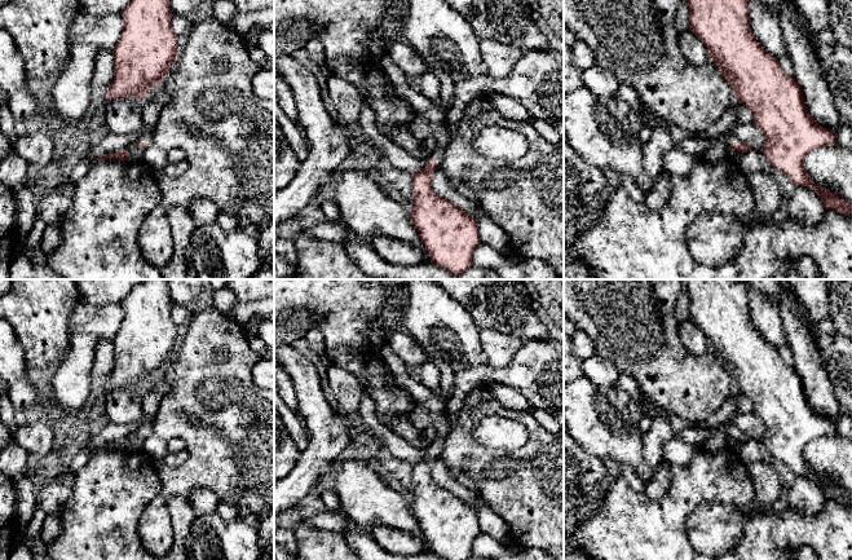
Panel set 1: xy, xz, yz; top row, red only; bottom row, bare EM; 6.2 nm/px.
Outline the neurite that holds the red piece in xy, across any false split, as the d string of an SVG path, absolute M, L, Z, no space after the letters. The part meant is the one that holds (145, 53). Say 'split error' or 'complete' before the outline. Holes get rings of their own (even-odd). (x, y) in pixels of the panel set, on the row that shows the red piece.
complete; M132 0L120 13L123 31L112 54L115 57L114 80L105 92L107 100L134 97L145 100L151 88L158 87L171 71L177 57L177 35L171 27L169 0Z

